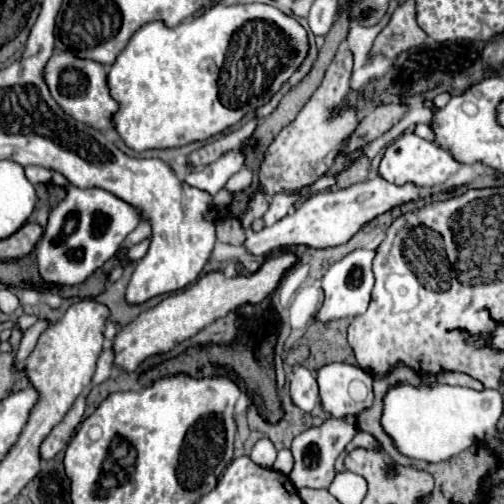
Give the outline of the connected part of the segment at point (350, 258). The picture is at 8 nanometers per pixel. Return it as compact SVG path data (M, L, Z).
M355 250L335 262L325 278L323 278L323 290L325 290L325 302L321 310L317 312L319 322L331 322L339 318L353 318L359 316L367 310L369 298L371 298L371 288L373 288L373 272L371 272L371 262L375 258L375 250Z

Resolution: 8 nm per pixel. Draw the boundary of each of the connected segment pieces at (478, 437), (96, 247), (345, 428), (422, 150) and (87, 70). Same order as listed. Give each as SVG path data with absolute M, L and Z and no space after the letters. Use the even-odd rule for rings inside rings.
M421 374L421 384L395 384L383 396L381 428L391 436L397 450L413 460L443 462L471 444L481 444L495 430L503 412L501 392L495 388L461 388L437 382L435 374Z
M51 172L51 180L67 188L67 196L49 214L49 224L43 238L37 242L35 254L39 274L45 282L75 286L101 268L125 240L125 236L139 224L139 212L127 202L119 200L101 188L75 188L59 172Z
M327 418L321 426L309 428L305 432L301 432L299 436L293 438L291 444L291 452L295 458L295 468L289 474L289 480L293 482L295 488L327 488L335 476L335 460L337 456L345 450L345 446L353 440L353 436L357 434L355 424L347 422L347 420L339 420L339 418Z
M401 134L395 142L391 142L385 148L385 154L379 162L379 174L381 178L385 178L391 184L403 186L403 184L415 184L419 188L433 188L433 186L443 186L445 178L449 174L455 174L461 168L461 164L457 160L453 160L445 150L441 150L439 146L435 146L429 140L423 140L415 134Z
M55 50L51 60L47 62L47 68L43 70L43 80L49 86L53 100L63 108L63 112L97 130L113 128L111 116L117 112L117 102L109 96L105 66L101 66L95 60L77 58L73 52Z

